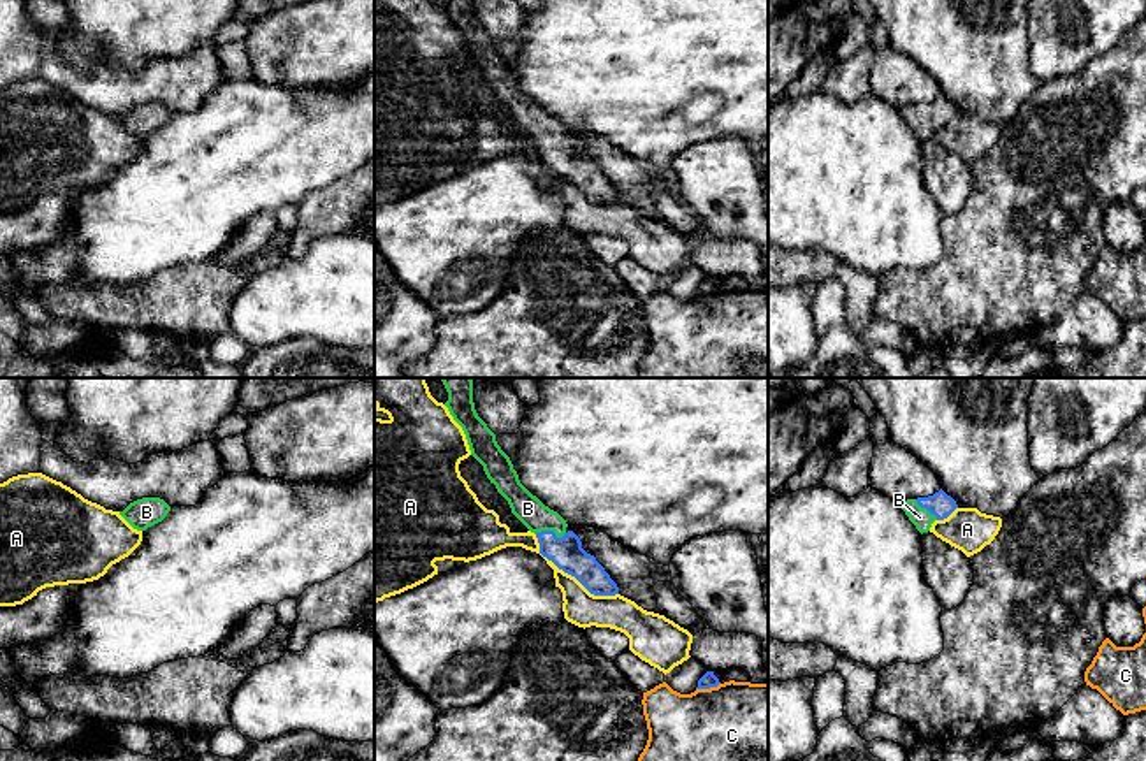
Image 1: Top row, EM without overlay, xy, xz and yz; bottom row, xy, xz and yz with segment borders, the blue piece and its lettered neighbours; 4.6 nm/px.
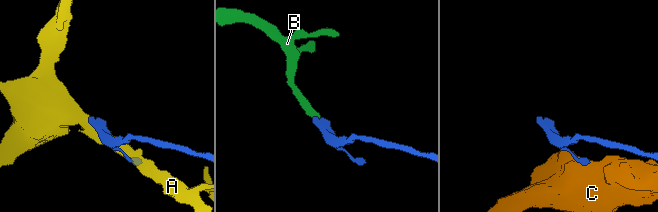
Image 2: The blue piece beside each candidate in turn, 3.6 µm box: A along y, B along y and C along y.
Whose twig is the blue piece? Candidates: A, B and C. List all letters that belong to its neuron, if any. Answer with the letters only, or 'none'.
B

